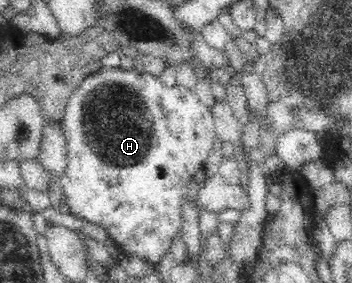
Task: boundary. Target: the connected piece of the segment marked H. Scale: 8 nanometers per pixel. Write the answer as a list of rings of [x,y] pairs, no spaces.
[[[102,67],[86,80],[83,80],[79,88],[73,92],[73,95],[67,101],[62,123],[64,135],[67,137],[67,147],[69,148],[69,164],[59,180],[61,190],[68,200],[70,212],[79,219],[103,226],[108,232],[110,242],[121,253],[135,254],[150,263],[158,263],[170,251],[175,234],[182,228],[181,202],[183,202],[183,196],[187,194],[187,184],[194,174],[203,168],[209,153],[213,149],[213,144],[218,141],[212,110],[199,101],[194,91],[178,85],[173,86],[173,88],[166,88],[157,75],[145,72],[137,73],[135,70]]]

